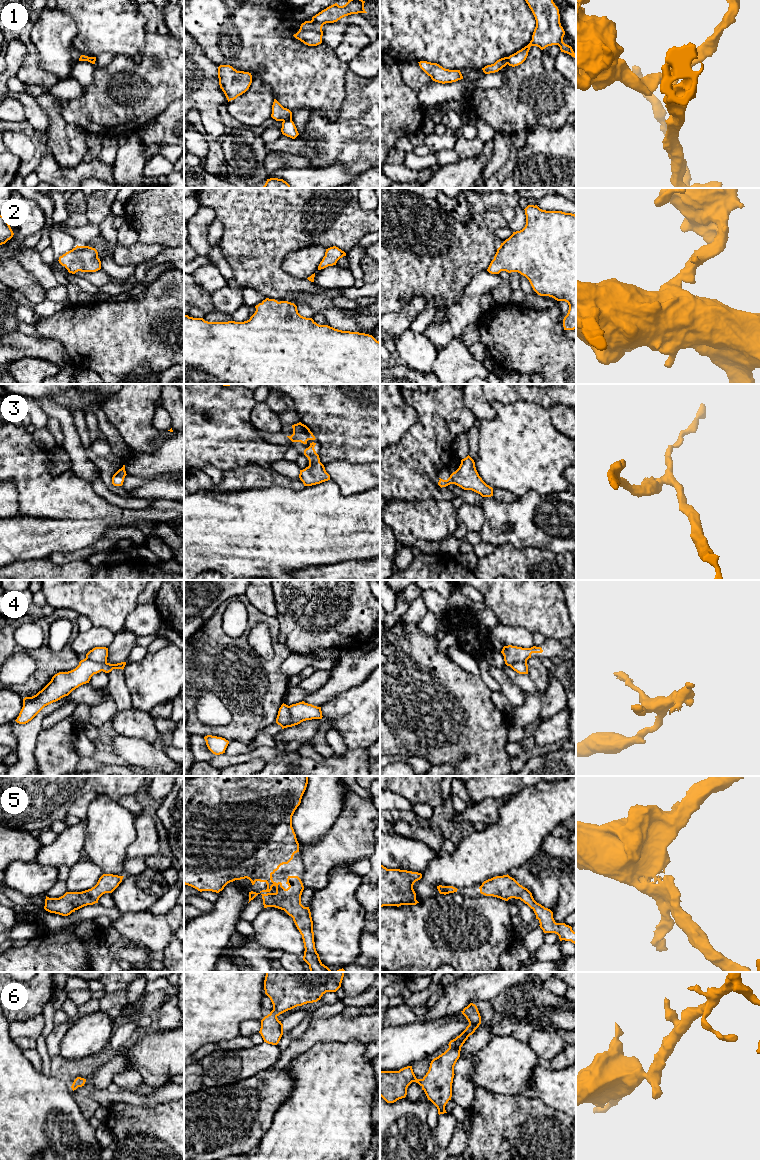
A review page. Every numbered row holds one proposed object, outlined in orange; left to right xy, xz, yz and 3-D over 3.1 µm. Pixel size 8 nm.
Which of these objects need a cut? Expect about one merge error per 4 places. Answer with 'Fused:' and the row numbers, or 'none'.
Fused: 1, 4

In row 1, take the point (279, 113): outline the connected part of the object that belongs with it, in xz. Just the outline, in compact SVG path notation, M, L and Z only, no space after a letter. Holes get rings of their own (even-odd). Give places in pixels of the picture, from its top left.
M274 99L271 117L276 121L290 120L292 119L292 112L289 109L284 108L276 99Z

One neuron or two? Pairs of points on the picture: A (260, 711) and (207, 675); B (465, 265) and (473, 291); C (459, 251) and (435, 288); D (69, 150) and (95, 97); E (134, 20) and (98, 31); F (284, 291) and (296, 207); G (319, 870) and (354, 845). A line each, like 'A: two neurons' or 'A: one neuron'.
A: one neuron
B: two neurons
C: one neuron
D: two neurons
E: one neuron
F: one neuron
G: one neuron

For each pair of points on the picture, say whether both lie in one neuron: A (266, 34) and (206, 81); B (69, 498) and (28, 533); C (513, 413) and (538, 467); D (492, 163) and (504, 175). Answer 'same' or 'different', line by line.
A: different
B: different
C: same
D: different

